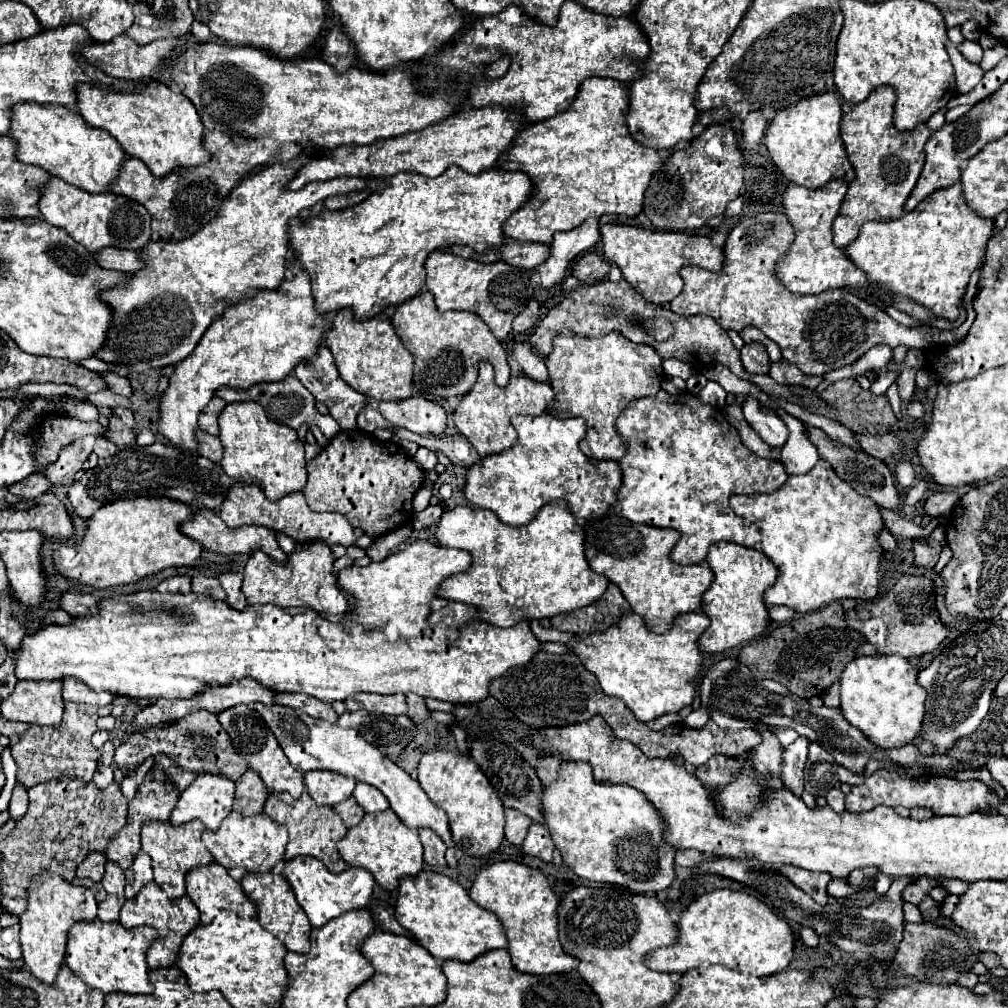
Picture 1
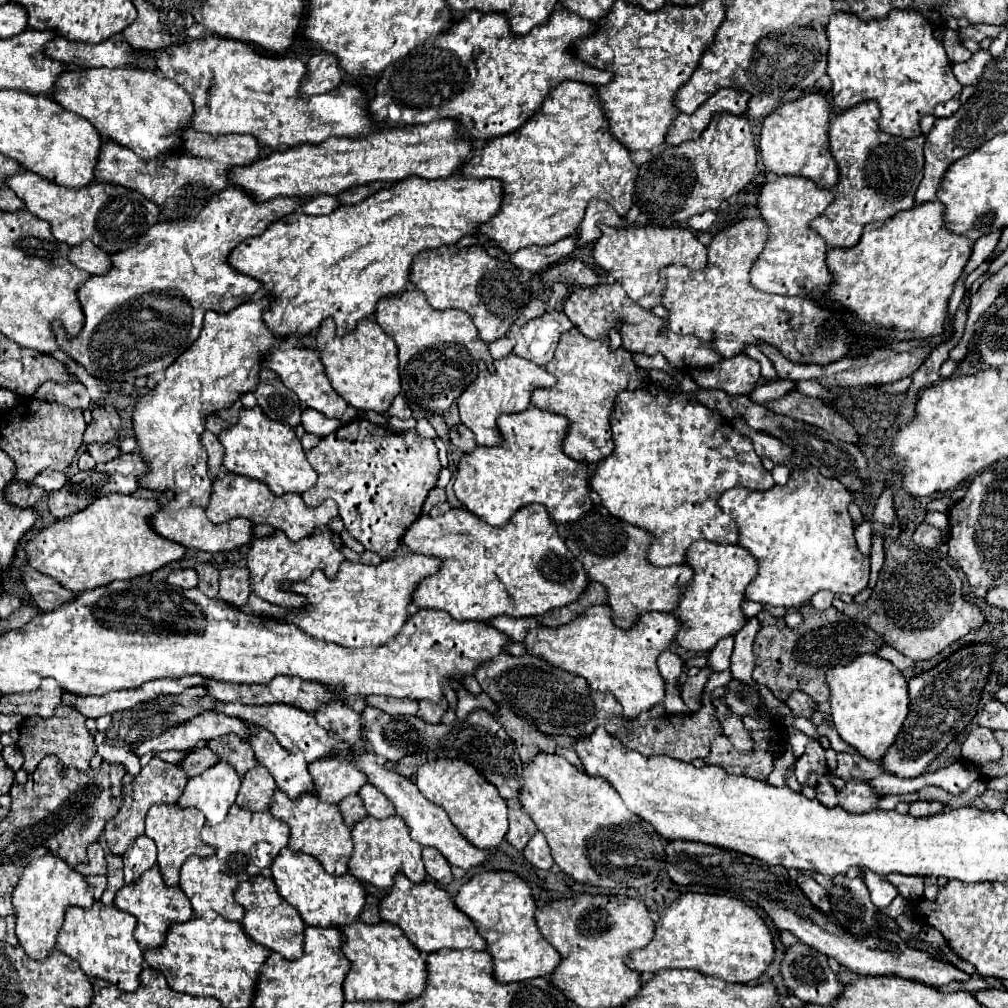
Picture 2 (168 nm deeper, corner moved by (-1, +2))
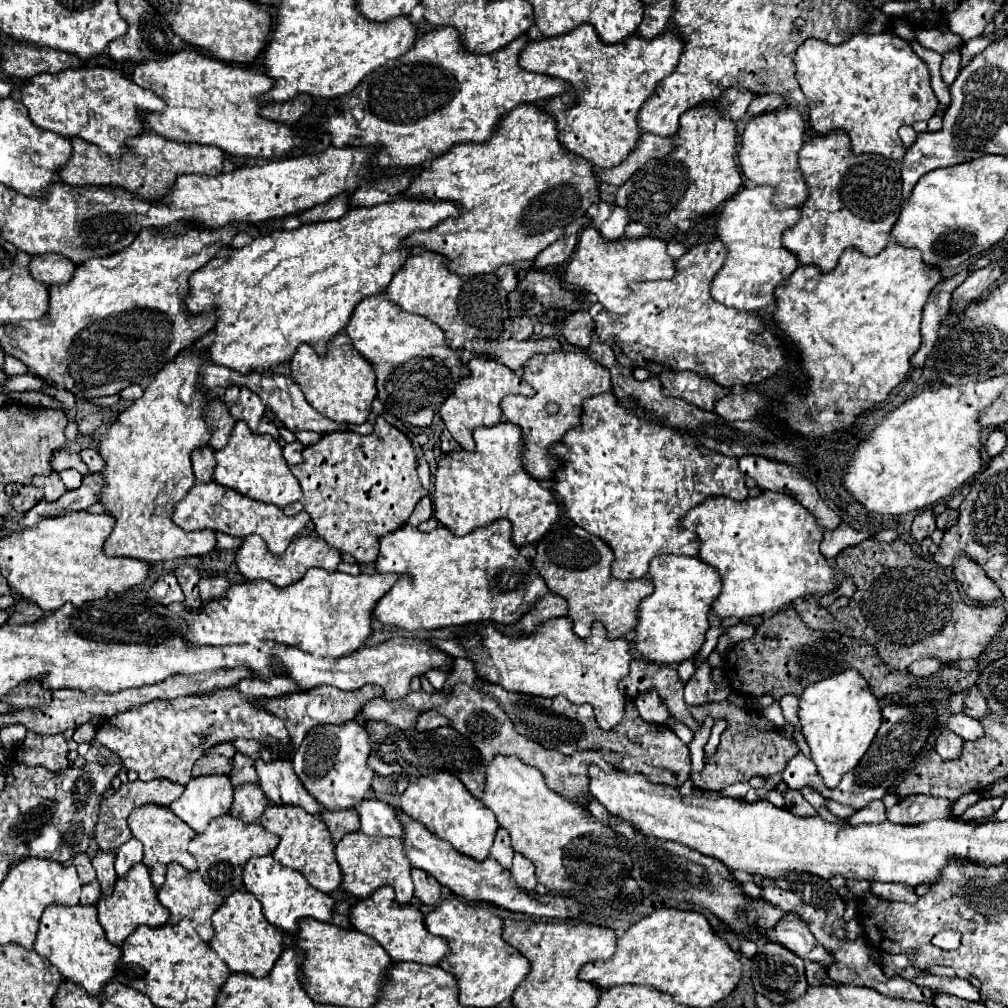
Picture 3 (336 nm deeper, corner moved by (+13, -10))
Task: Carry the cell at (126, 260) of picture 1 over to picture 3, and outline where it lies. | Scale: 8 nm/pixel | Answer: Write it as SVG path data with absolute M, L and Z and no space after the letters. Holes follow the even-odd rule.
M40 254L32 256L32 262L28 264L32 278L36 278L42 284L64 284L74 274L74 264L68 262L62 254Z

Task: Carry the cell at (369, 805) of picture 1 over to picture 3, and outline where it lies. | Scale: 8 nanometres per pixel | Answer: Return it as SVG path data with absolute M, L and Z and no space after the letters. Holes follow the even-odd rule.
M364 800L356 806L362 822L362 832L368 836L394 836L402 838L402 822L396 810L380 800Z

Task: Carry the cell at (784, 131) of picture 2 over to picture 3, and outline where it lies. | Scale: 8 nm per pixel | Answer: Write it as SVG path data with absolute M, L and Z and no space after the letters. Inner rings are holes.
M780 108L768 114L760 114L752 118L742 132L742 142L738 150L742 174L754 184L772 186L776 190L776 202L772 202L772 206L776 208L798 208L808 196L802 172L798 170L798 150L802 148L802 136L804 120L794 108Z

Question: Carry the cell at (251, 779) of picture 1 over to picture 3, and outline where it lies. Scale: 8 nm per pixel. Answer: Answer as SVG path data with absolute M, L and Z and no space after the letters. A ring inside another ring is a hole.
M240 784L234 788L234 804L230 816L242 822L256 822L268 804L270 802L258 784Z

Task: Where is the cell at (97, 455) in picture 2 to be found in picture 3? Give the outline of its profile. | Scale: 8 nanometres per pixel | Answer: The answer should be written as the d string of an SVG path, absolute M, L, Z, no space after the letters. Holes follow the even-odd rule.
M66 448L56 450L56 454L52 454L52 468L54 468L54 472L62 472L62 470L68 470L68 468L74 468L74 470L78 470L84 476L90 474L88 466L80 460L80 456L76 452L66 450Z

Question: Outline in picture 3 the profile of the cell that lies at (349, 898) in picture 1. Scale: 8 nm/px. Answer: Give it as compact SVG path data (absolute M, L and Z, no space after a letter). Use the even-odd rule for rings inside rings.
M260 856L260 858L250 858L244 864L244 888L246 892L254 894L258 898L258 902L262 904L262 912L264 918L286 932L296 932L296 922L300 918L316 918L322 922L328 922L332 918L332 908L334 908L334 900L328 894L322 894L320 890L312 888L304 876L292 868L282 866L280 862L276 862L272 856Z

